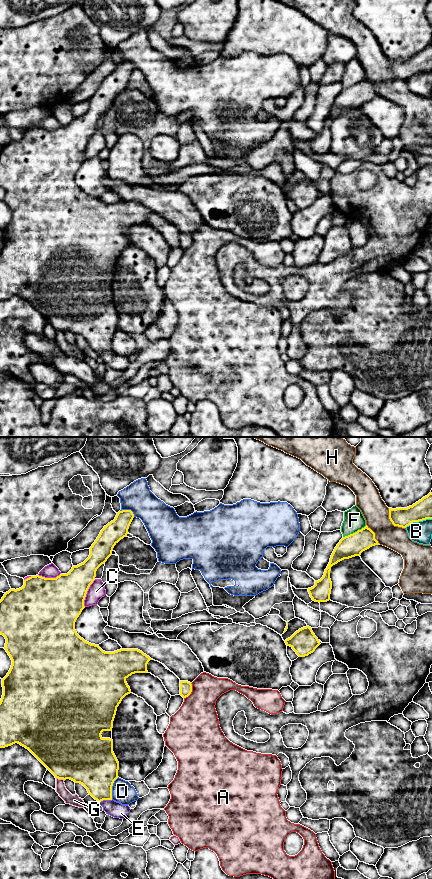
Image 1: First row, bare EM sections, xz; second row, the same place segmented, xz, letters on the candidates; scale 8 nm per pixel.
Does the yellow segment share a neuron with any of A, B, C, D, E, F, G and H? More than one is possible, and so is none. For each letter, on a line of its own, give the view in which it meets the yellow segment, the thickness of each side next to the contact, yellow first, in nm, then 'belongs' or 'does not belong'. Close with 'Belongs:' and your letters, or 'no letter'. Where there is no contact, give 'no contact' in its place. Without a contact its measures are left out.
A: xz | 100/340 nm | does not belong
B: xz | 160/180 nm | does not belong
C: xz | 400/140 nm | does not belong
D: xz | 380/170 nm | does not belong
E: xz | 340/130 nm | belongs
F: xz | 180/160 nm | does not belong
G: xz | 480/90 nm | does not belong
H: xz | 160/200 nm | does not belong
Belongs: E

